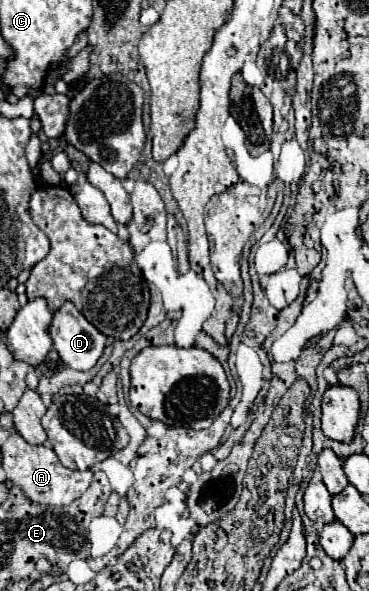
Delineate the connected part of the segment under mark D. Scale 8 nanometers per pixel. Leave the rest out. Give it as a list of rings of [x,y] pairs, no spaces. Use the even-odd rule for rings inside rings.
[[[64,302],[48,326],[54,350],[74,370],[90,370],[104,352],[106,336],[100,334],[72,302]]]

